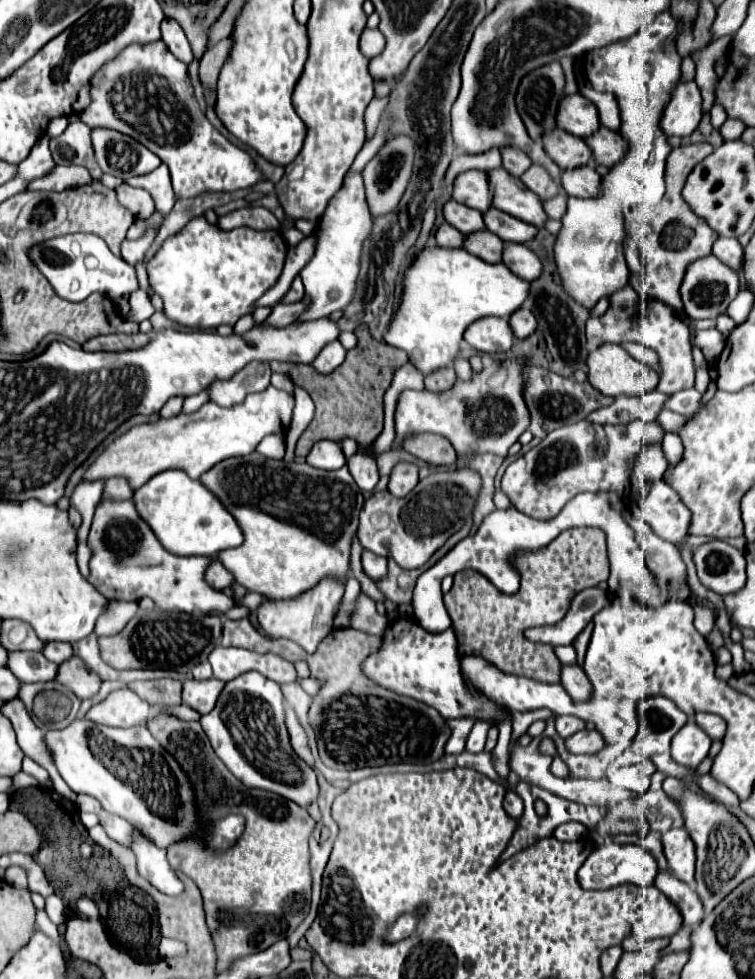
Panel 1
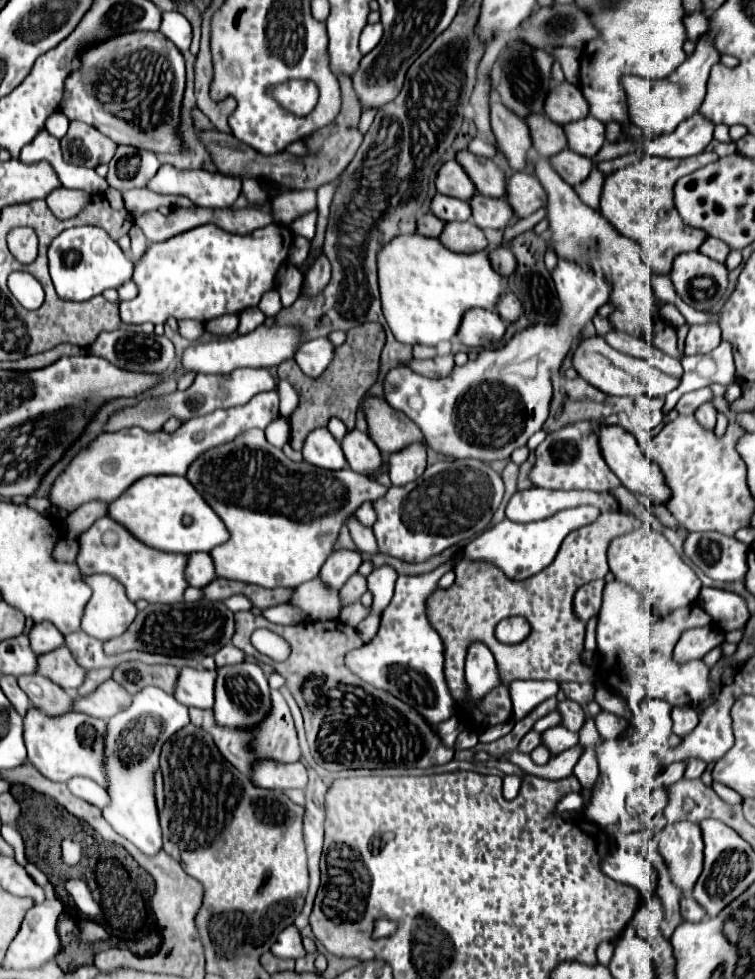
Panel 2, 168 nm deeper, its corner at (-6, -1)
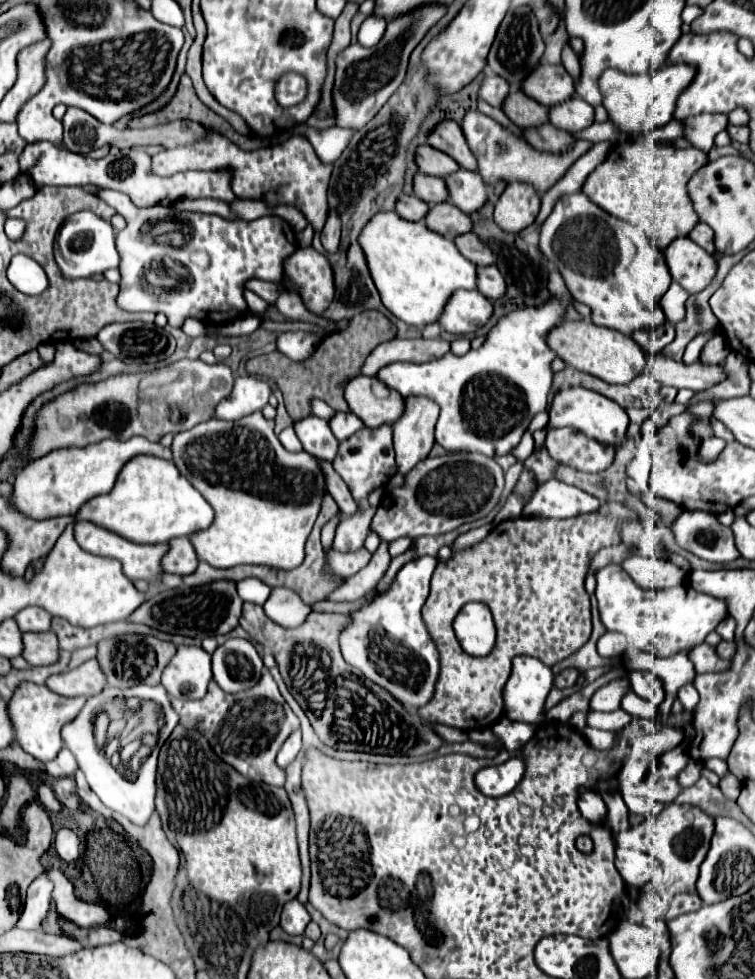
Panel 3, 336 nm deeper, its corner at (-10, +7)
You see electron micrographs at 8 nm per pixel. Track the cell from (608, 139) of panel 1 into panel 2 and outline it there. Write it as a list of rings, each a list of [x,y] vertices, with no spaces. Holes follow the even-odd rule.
[[[595,117],[579,119],[577,123],[563,125],[565,137],[569,139],[569,149],[579,155],[593,157],[605,143],[605,125]]]

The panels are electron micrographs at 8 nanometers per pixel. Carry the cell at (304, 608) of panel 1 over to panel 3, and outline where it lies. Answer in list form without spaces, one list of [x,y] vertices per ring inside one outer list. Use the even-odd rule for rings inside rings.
[[[363,505],[361,507],[361,515],[351,515],[351,517],[343,517],[343,521],[337,525],[337,533],[335,533],[335,541],[333,541],[333,549],[339,553],[349,553],[349,551],[359,551],[369,535],[369,523],[373,517],[371,507]]]

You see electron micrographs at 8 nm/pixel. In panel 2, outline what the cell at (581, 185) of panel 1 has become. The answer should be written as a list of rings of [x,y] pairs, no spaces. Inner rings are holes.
[[[561,151],[561,155],[553,155],[553,159],[549,159],[549,163],[553,163],[553,169],[569,185],[577,185],[583,179],[587,179],[589,171],[593,169],[591,159],[585,159],[583,155],[577,155],[573,151]]]

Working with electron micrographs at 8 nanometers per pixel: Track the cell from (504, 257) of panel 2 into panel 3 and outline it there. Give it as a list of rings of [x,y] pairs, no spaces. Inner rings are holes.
[[[475,233],[471,235],[459,235],[457,237],[457,247],[461,247],[461,253],[465,257],[469,257],[469,261],[477,263],[479,267],[487,267],[487,265],[495,265],[495,253],[493,249]]]

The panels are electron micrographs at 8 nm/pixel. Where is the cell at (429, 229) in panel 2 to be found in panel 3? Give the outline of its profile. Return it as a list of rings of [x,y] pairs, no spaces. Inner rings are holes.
[[[401,195],[401,199],[397,199],[395,211],[397,211],[397,215],[401,215],[407,221],[423,221],[425,215],[429,213],[429,207],[425,201],[421,201],[413,195]]]

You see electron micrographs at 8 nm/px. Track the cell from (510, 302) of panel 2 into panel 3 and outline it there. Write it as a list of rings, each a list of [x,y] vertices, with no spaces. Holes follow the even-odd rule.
[[[481,267],[481,279],[479,281],[479,291],[491,299],[497,301],[505,295],[505,279],[497,267]]]

